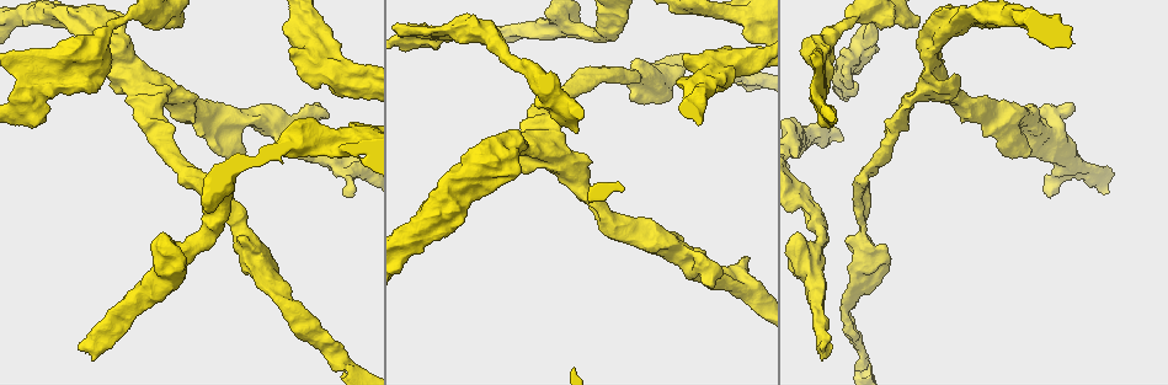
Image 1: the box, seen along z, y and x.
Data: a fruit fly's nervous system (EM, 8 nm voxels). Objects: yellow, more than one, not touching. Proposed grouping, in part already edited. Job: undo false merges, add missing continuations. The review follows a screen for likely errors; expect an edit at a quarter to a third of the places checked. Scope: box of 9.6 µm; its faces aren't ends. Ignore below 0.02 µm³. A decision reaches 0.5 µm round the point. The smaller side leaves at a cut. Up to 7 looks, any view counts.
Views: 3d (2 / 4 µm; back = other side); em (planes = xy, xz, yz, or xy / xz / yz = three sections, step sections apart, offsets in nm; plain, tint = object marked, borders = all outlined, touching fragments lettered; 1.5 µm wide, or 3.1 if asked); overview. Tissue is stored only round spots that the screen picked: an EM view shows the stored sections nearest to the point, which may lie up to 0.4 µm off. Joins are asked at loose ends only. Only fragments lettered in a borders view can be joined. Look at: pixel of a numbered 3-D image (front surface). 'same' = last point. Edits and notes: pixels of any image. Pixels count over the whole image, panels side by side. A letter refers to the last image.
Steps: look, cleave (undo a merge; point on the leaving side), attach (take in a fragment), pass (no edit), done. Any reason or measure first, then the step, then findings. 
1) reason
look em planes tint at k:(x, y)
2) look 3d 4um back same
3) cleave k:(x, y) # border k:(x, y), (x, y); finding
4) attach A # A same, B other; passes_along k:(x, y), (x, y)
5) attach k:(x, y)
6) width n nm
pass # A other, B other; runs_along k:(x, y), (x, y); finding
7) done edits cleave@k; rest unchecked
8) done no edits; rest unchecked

stops while still wide
look 3d 2um at 1:(184, 21)

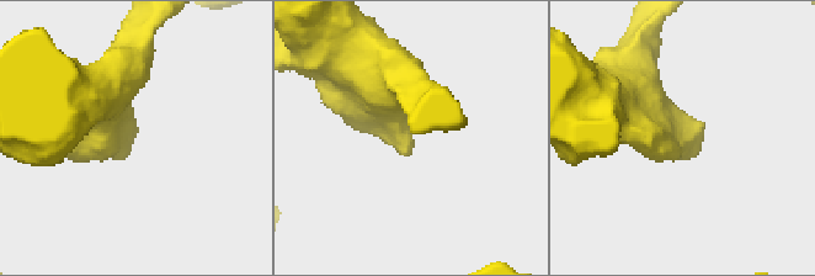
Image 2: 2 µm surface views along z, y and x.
look em planes borders at 2:(132, 135)

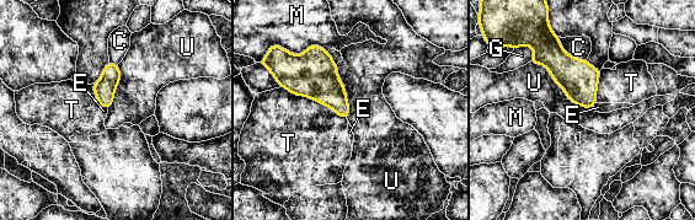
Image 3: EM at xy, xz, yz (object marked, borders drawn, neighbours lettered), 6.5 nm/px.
pass # C other, E other, G other, M other, T other, U other; border 3:(530, 60), (570, 100), (593, 106); none of them fits

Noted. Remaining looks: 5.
an open end
look em yz step 4 plain at 1:(354, 122)

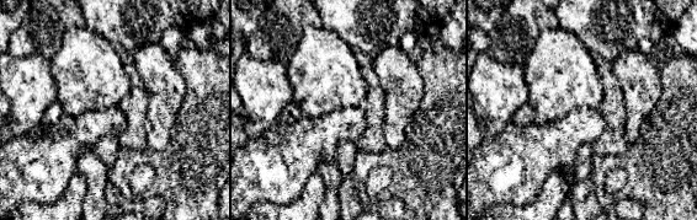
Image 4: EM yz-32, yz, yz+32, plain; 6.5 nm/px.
see the neighbours
look em yz step 4 borders same

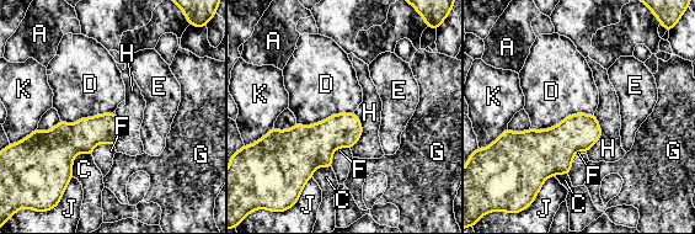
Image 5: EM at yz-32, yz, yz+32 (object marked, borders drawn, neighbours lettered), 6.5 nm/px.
pass # A other, C other, D other, E other, F other, G other, H other, J other, K other; border 5:(592, 115), (530, 129); none of them fits

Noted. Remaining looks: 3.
arms part here
look 3d 4um at 1:(862, 250)

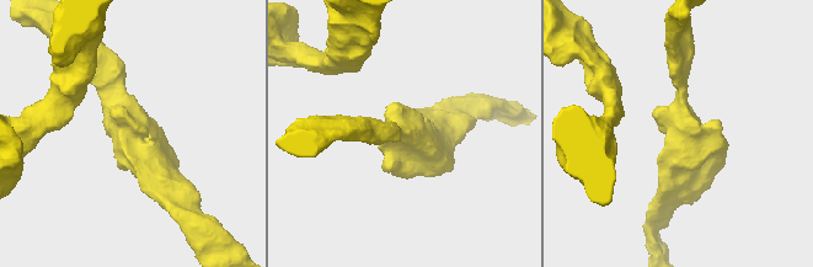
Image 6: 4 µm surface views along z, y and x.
look em planes tint at 6:(404, 132)

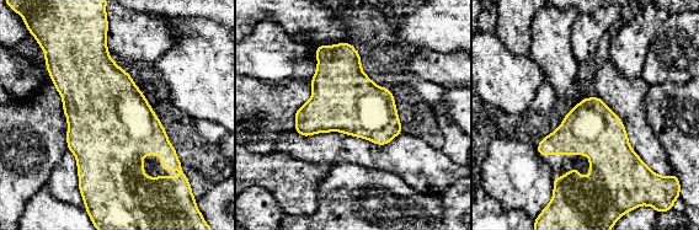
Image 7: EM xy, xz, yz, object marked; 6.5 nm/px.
see the neighbours
look em planes borders same

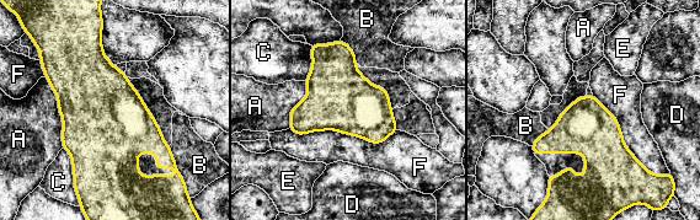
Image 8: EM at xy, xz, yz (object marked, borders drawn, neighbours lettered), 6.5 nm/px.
longest_contact F 700 nm
pass # A other, B other, C other, D other, E other, F other; border 8:(289, 128), (375, 143), (397, 130); one cell here

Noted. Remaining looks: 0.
done no edits; rest unchecked

